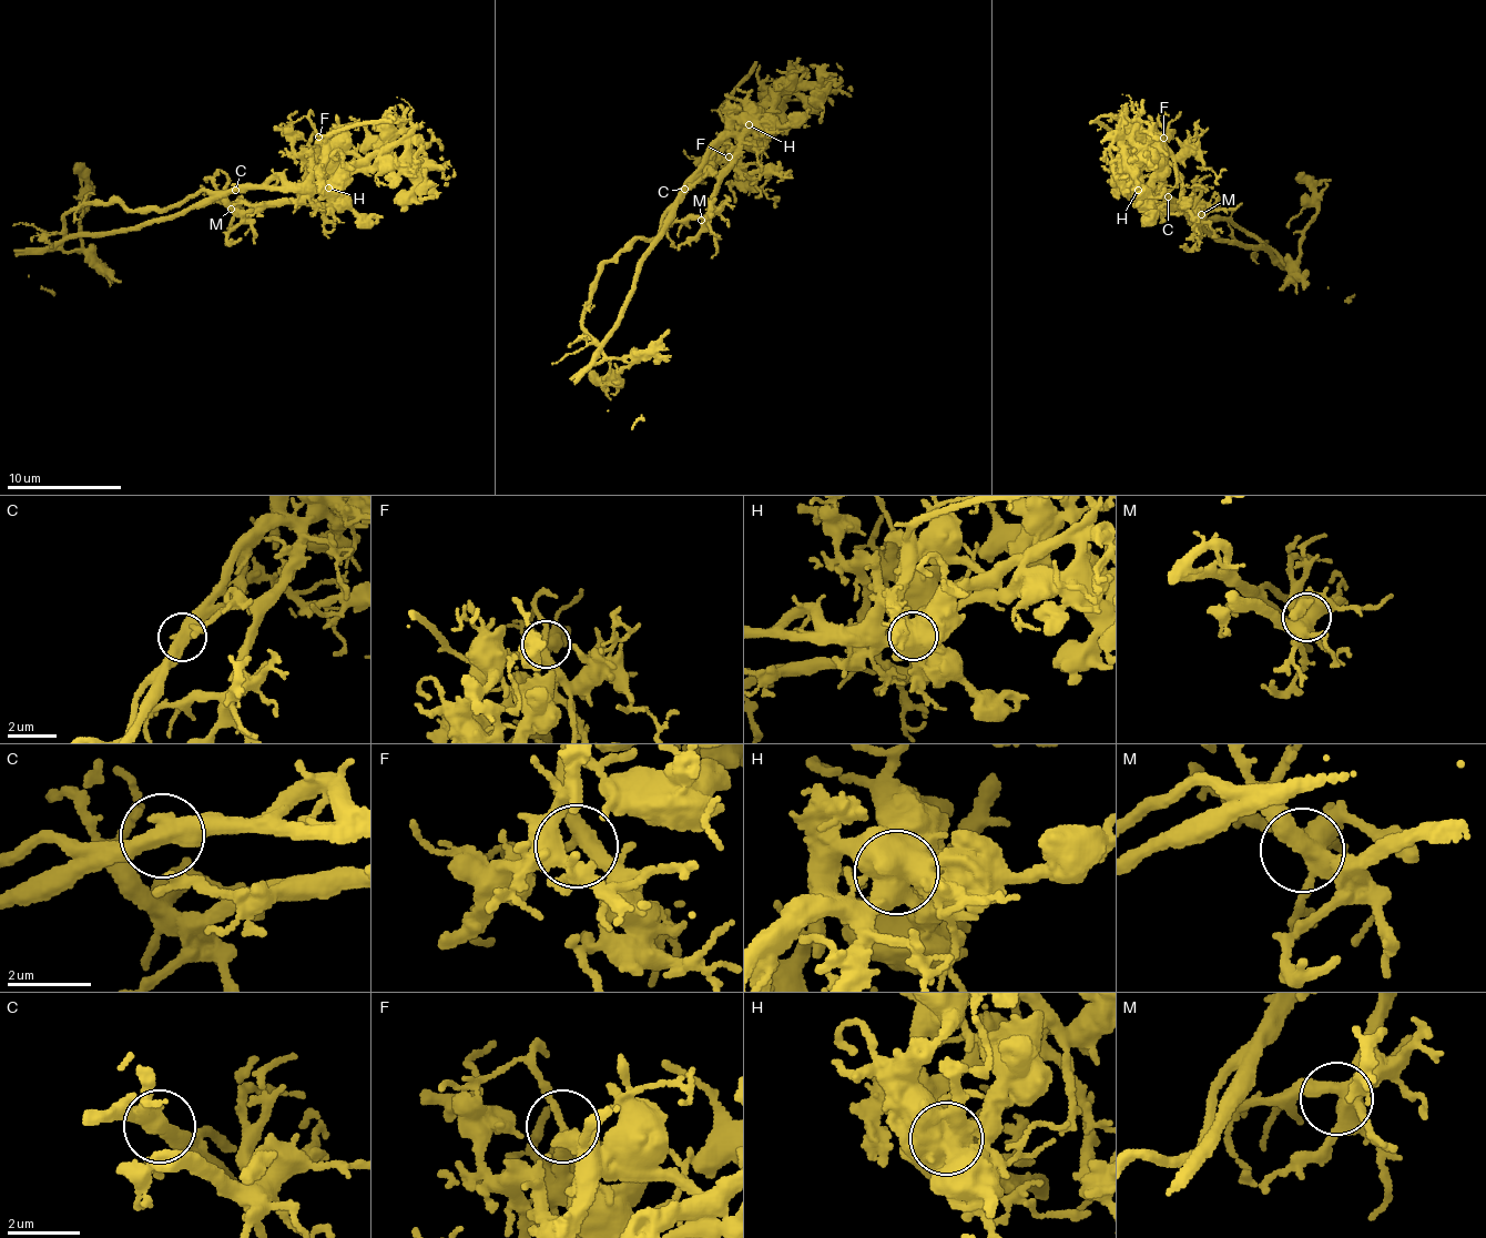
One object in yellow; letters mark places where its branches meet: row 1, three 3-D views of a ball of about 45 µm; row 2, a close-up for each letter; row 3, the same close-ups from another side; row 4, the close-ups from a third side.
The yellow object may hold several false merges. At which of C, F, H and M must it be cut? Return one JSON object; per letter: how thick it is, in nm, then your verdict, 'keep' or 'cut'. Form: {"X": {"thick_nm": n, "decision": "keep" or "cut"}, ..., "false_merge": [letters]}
{"C": {"thick_nm": 400, "decision": "cut"}, "F": {"thick_nm": 280, "decision": "keep"}, "H": {"thick_nm": 700, "decision": "cut"}, "M": {"thick_nm": 440, "decision": "keep"}, "false_merge": ["C", "H"]}

